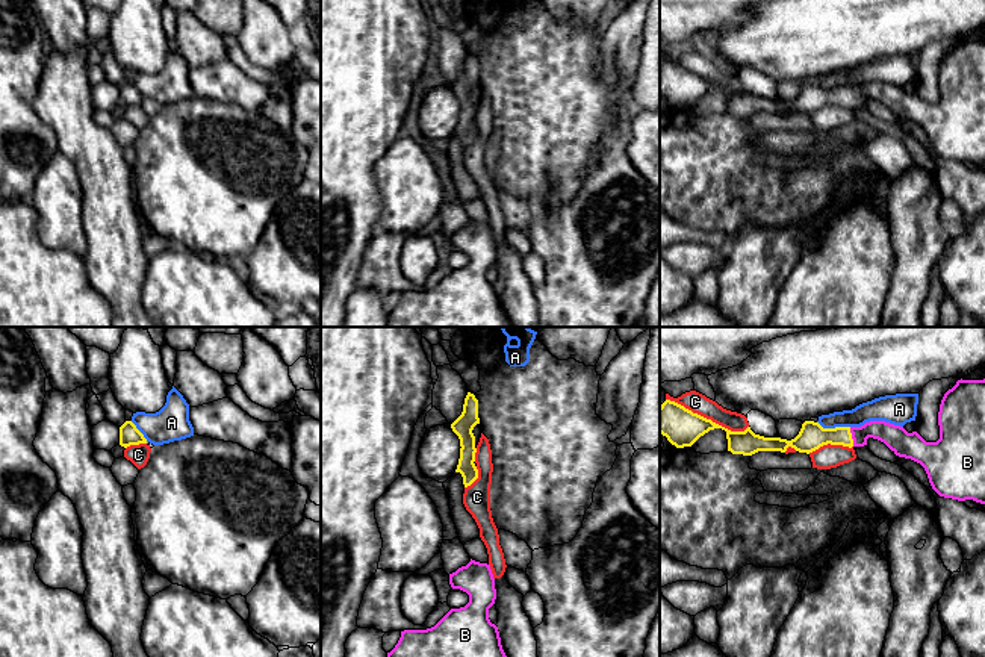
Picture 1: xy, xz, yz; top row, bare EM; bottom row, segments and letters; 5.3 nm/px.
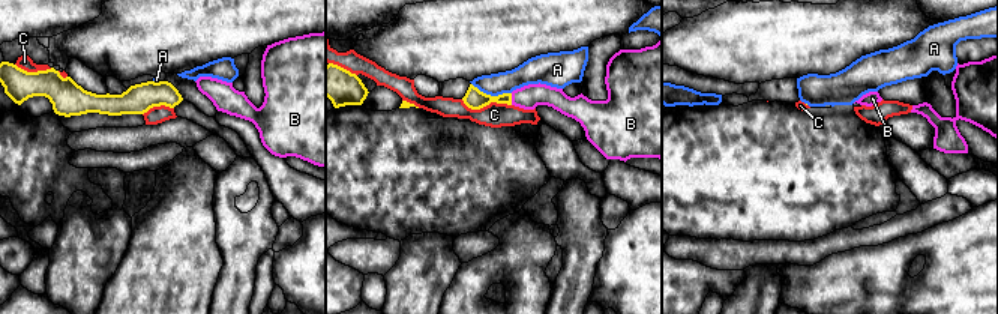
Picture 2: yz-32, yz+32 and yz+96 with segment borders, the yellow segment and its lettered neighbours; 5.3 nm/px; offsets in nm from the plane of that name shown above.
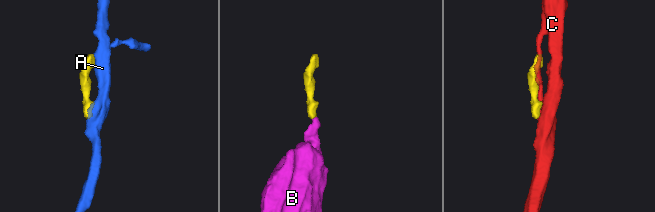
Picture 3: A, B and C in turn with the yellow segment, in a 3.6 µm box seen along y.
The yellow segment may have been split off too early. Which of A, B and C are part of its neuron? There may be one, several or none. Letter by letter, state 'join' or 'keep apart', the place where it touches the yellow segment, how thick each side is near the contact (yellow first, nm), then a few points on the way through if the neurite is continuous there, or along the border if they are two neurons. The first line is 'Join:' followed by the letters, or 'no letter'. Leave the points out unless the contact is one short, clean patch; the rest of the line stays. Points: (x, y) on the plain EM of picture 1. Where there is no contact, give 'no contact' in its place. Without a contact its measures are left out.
Join: B
A: keep apart; meets yellow in yz at (835, 88); 140 nm thick on the yellow side, 120 nm on the other
B: join; meets yellow in yz at (851, 97); 140 nm thick on the yellow side, 140 nm on the other; runs through yz (811, 97), (851, 97), (885, 93), (896, 99)
C: keep apart; meets yellow in yz at (705, 79); 200 nm thick on the yellow side, 110 nm on the other

